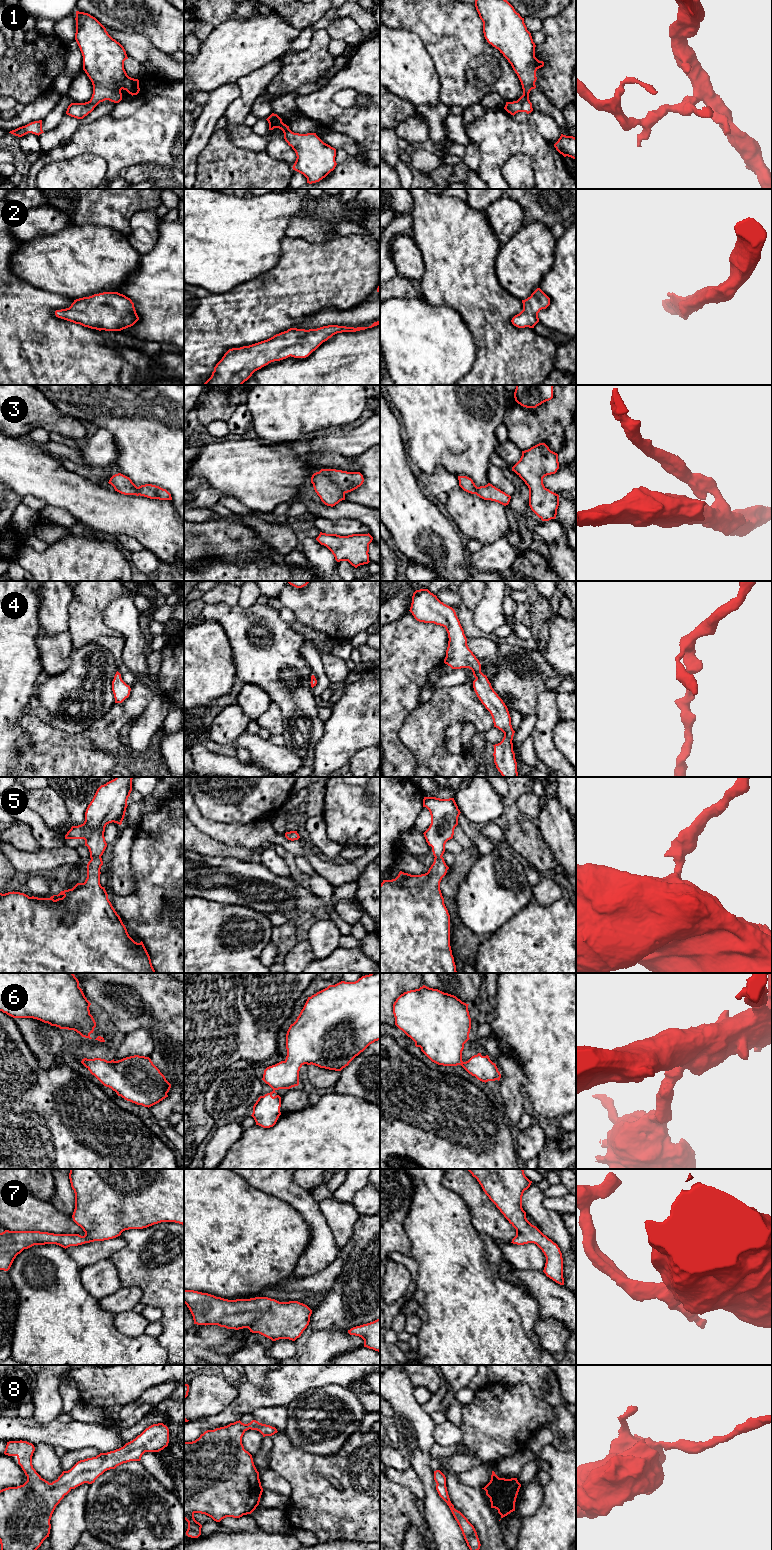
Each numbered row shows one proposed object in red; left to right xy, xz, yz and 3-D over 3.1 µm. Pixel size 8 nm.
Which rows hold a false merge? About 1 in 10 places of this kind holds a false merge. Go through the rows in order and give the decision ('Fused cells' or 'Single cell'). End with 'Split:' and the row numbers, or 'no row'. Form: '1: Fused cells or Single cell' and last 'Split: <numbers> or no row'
1: Single cell
2: Single cell
3: Single cell
4: Single cell
5: Single cell
6: Single cell
7: Single cell
8: Single cell
Split: no row

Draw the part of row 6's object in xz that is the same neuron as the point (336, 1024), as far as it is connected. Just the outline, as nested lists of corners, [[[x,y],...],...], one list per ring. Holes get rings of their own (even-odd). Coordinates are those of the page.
[[[370,973],[355,982],[341,981],[308,997],[296,1021],[290,1025],[286,1034],[287,1056],[284,1061],[269,1066],[264,1070],[262,1080],[273,1091],[260,1096],[253,1106],[252,1117],[256,1125],[263,1128],[273,1127],[281,1115],[281,1097],[275,1092],[279,1089],[290,1089],[299,1085],[299,1071],[304,1065],[315,1065],[320,1068],[341,1071],[363,1052],[370,1044],[380,1040],[380,973]]]

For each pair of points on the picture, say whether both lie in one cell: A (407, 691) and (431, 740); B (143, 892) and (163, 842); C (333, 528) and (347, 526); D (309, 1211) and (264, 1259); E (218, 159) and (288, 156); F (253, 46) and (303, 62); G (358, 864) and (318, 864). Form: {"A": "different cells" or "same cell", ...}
{"A": "different cells", "B": "same cell", "C": "same cell", "D": "different cells", "E": "different cells", "F": "different cells", "G": "same cell"}

